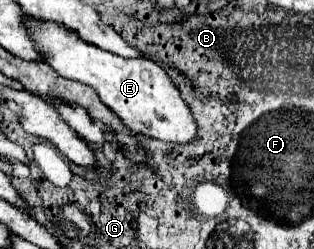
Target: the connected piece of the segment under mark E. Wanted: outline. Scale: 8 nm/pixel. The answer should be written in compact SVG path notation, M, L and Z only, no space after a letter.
M26 16L26 32L38 46L48 66L52 66L62 78L78 80L92 86L100 100L134 132L152 136L166 142L190 142L196 136L196 122L188 110L188 104L180 98L178 88L168 74L148 58L122 58L110 54L100 46L90 46L74 34L74 30L62 30L58 22L42 22L42 18Z

